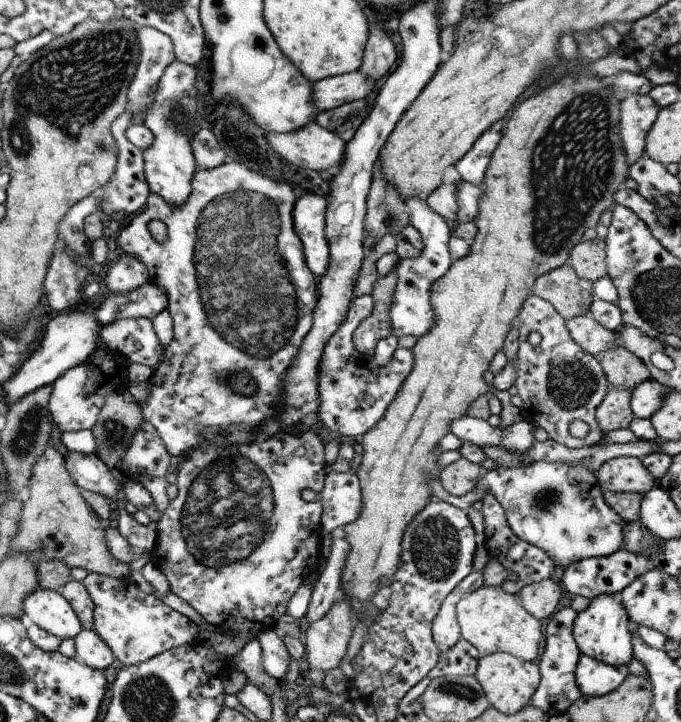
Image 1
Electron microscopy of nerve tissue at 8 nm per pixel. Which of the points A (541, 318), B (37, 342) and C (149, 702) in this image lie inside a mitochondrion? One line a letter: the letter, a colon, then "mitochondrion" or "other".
A: other
B: other
C: mitochondrion

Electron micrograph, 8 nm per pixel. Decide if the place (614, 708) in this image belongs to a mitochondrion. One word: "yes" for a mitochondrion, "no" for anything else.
no

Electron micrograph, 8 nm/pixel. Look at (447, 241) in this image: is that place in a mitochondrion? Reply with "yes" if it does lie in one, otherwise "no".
no

